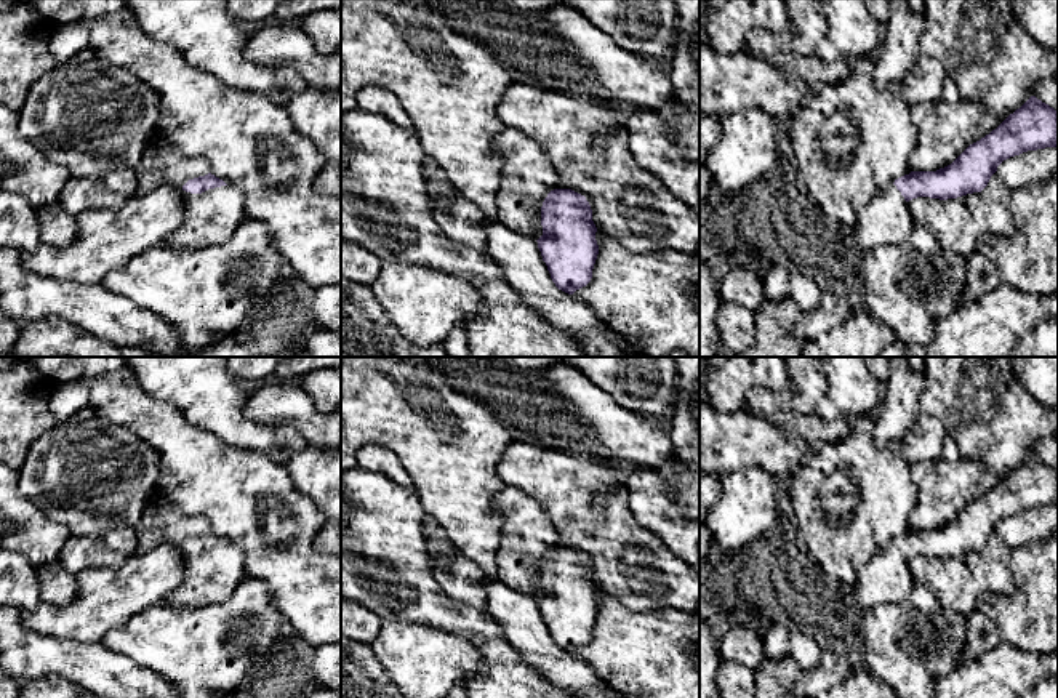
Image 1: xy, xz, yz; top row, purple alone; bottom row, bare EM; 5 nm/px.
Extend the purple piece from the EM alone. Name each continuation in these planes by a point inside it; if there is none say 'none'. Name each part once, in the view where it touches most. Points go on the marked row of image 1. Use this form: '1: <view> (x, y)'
1: xy (210, 218)

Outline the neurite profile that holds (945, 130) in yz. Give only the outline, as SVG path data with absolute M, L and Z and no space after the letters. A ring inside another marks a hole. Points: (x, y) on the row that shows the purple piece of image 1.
M967 99L911 106L911 118L917 128L916 149L909 157L911 171L936 171L951 165L970 144L989 134L1013 112L997 117Z

